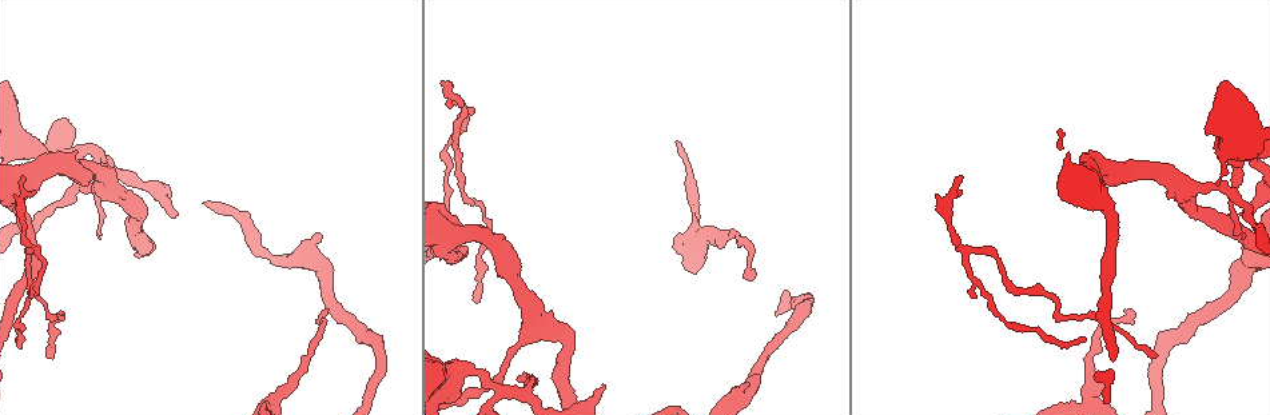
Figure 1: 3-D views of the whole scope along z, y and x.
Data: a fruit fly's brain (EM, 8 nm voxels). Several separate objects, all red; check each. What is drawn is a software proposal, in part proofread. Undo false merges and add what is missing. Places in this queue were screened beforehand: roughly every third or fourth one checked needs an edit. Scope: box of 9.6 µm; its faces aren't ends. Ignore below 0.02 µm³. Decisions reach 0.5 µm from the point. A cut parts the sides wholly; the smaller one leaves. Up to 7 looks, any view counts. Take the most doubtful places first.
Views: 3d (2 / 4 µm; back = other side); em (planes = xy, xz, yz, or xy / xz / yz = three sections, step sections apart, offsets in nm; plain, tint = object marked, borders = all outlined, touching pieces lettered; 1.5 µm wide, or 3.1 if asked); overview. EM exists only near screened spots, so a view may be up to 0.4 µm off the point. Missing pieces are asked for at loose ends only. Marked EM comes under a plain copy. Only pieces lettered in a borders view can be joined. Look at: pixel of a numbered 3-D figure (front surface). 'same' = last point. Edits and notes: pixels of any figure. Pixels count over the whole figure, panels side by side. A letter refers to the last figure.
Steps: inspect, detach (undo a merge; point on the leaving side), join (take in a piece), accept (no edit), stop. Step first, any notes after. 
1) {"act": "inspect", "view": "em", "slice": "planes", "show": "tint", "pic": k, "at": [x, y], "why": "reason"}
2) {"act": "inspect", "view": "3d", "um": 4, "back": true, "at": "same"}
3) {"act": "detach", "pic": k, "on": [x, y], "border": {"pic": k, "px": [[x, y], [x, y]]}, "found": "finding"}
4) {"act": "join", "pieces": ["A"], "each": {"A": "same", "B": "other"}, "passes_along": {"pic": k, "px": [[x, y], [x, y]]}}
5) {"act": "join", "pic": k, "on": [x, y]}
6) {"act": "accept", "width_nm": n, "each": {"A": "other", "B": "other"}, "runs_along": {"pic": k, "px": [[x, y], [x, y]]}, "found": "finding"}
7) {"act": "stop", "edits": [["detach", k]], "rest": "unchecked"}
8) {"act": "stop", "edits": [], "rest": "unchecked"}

{"act": "inspect", "view": "3d", "um": 2, "pic": 1, "at": [605, 388], "why": "end of a long branch"}

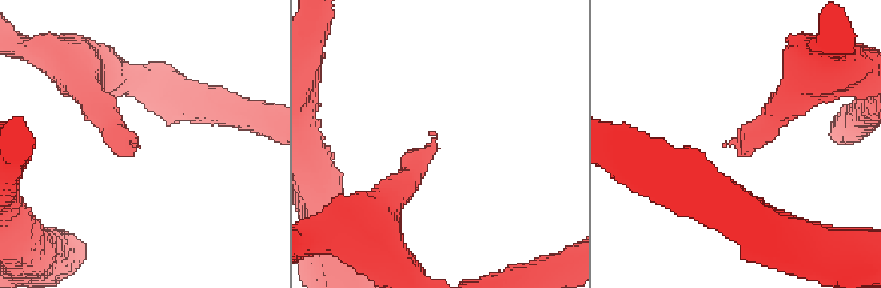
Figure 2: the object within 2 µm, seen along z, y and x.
{"act": "inspect", "view": "em", "slice": "planes", "show": "borders", "pic": 2, "at": [434, 138]}

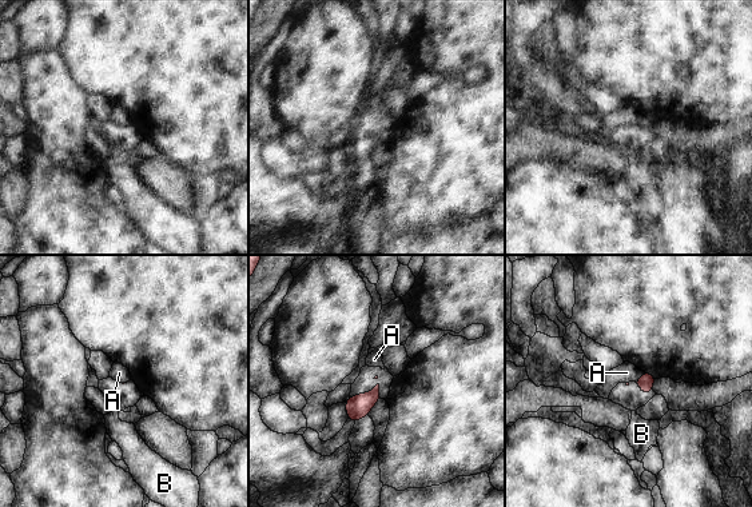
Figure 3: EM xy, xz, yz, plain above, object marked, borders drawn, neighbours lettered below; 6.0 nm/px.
{"act": "accept", "each": {"A": "other", "B": "other"}, "found": "none of them fits"}

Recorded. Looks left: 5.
{"act": "inspect", "view": "em", "slice": "planes", "show": "borders", "pic": 1, "at": [1153, 357], "why": "tapers out"}

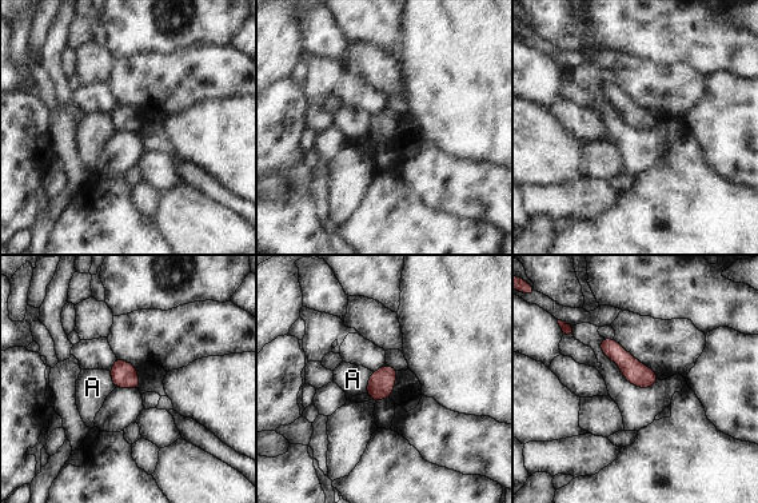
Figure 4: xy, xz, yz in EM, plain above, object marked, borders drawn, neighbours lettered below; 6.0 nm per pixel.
{"act": "accept", "each": {"A": "other"}, "runs_along": {"pic": 4, "px": [[606, 342], [641, 376], [654, 378]]}, "found": "none of them fits"}

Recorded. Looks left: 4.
{"act": "inspect", "view": "em", "slice": "xz", "step": 4, "show": "tint", "pic": 1, "at": [1048, 293], "why": "abrupt turn"}

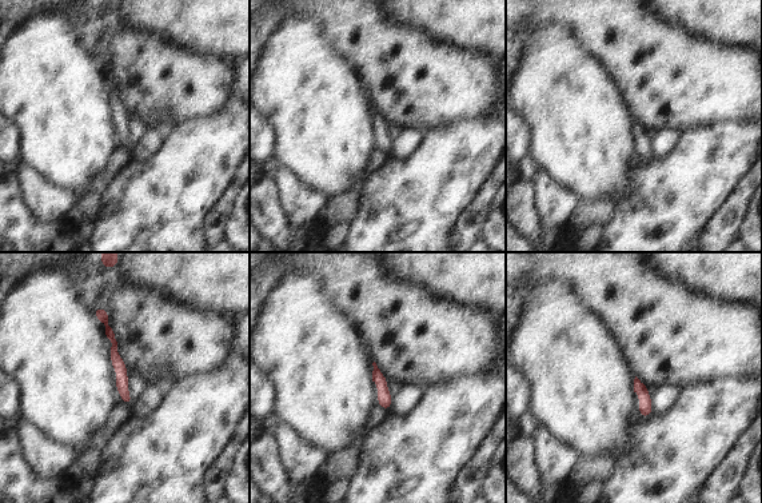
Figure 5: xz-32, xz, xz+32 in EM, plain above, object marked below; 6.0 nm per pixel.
{"act": "inspect", "view": "em", "slice": "planes", "show": "tint", "at": "same", "why": "cut it another way"}

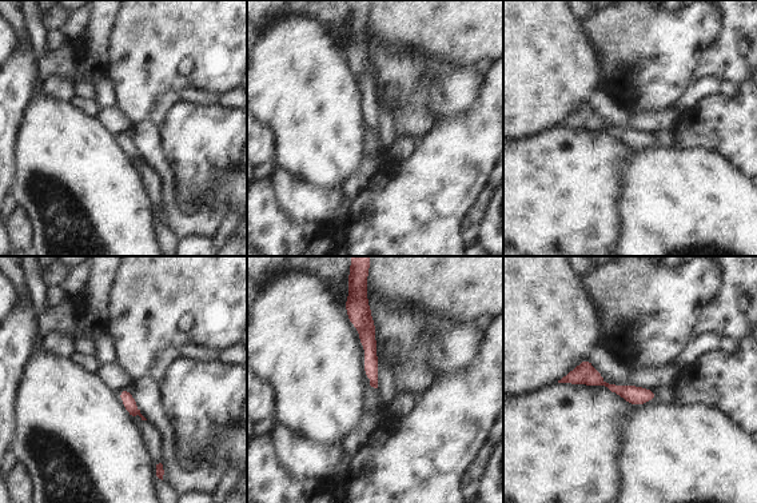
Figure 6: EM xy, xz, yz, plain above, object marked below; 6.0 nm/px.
{"act": "inspect", "view": "em", "slice": "planes", "show": "borders", "at": "same", "why": "see the neighbours"}

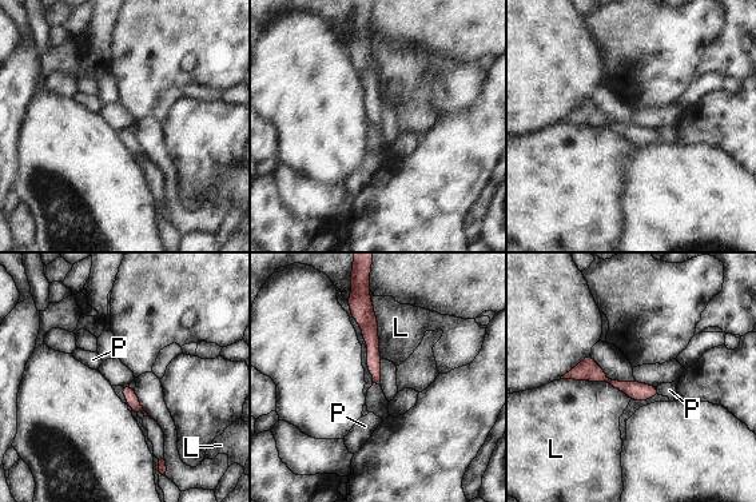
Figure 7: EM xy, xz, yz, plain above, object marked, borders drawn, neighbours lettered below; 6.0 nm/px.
{"act": "accept", "width_nm": 80, "each": {"L": "other", "P": "other"}, "runs_along": {"pic": 7, "px": [[569, 375], [597, 374], [655, 393]]}, "found": "one neuron here"}

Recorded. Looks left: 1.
{"act": "stop", "edits": [], "rest": "unchecked"}

